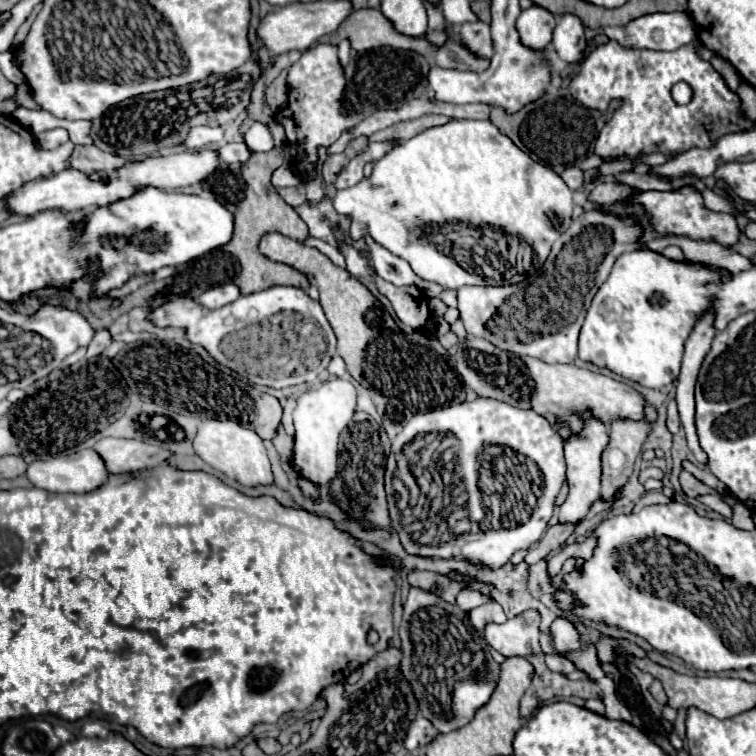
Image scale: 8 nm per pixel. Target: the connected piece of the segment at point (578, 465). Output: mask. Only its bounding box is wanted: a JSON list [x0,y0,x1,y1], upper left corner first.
[558,418,608,526]

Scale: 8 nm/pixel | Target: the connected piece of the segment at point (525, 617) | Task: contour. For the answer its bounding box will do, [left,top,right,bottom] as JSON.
[484,610,542,656]

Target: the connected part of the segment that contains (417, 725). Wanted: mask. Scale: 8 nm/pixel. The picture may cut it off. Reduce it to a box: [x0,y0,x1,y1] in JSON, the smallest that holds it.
[404,716,438,752]

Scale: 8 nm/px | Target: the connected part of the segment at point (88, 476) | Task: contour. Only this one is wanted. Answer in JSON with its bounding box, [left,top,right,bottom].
[26,448,110,494]

